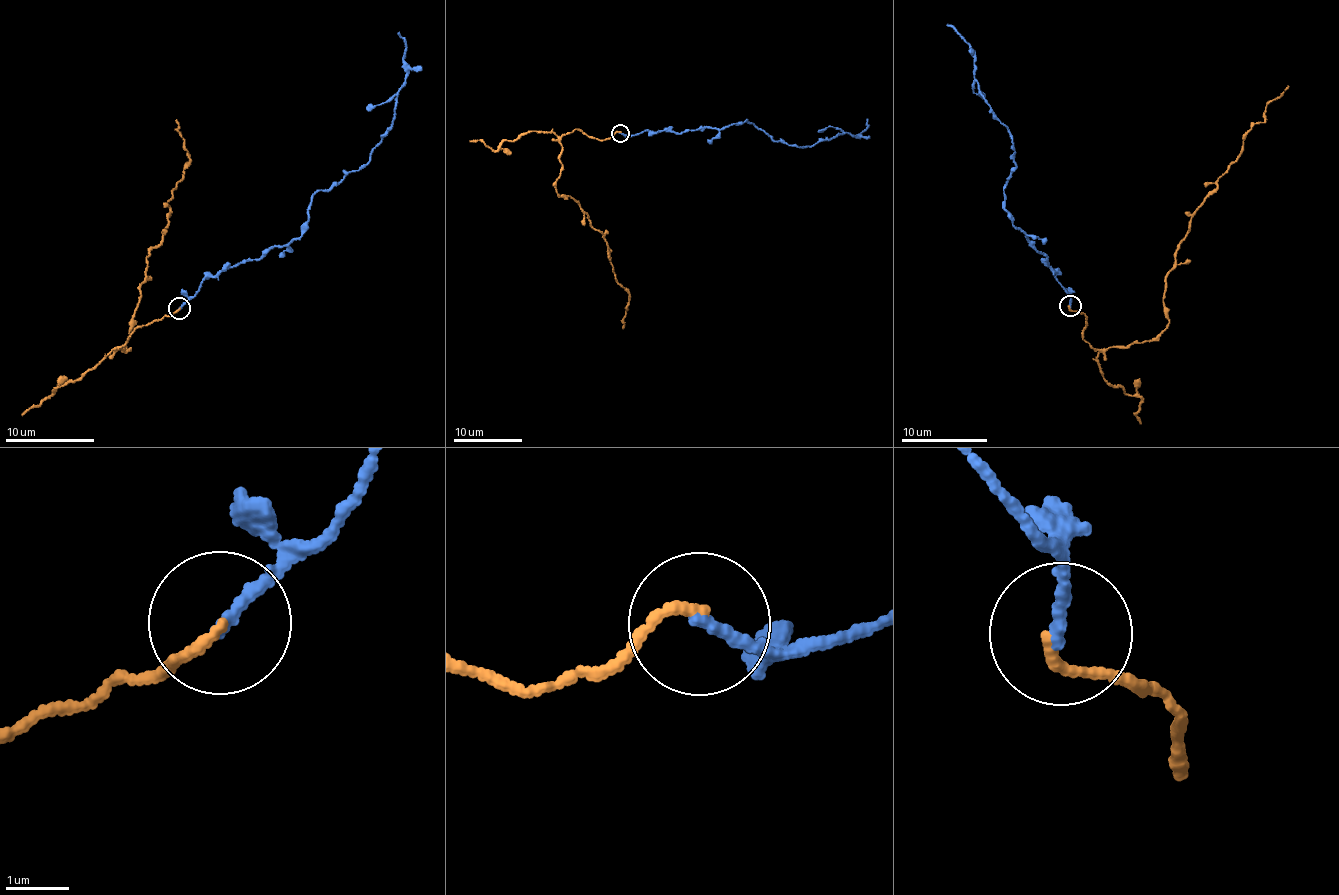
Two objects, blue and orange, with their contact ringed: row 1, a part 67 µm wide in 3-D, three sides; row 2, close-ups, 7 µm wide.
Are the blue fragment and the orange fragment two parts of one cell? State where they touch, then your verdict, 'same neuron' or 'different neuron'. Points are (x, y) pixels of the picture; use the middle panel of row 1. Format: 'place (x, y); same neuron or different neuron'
place (620, 133); same neuron

